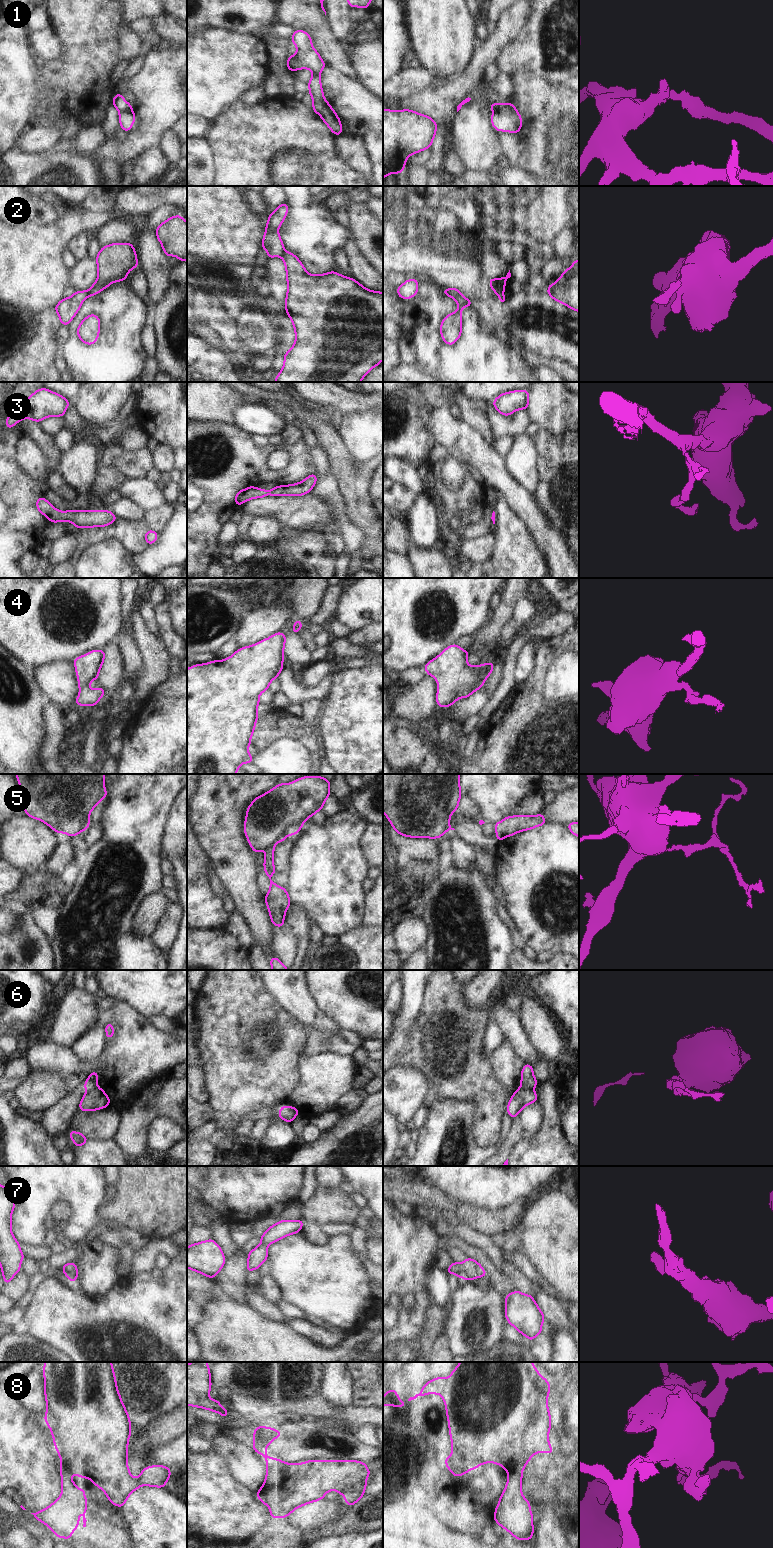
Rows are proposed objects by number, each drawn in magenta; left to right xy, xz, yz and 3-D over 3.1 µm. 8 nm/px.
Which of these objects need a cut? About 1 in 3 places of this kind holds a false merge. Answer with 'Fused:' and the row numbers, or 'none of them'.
Fused: 1, 2, 5, 6, 8

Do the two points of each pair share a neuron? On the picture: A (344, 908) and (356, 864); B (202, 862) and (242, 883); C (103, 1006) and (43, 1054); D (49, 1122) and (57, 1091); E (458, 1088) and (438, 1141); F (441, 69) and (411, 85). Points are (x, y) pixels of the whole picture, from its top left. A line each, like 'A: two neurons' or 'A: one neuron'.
A: one neuron
B: two neurons
C: two neurons
D: two neurons
E: two neurons
F: two neurons

